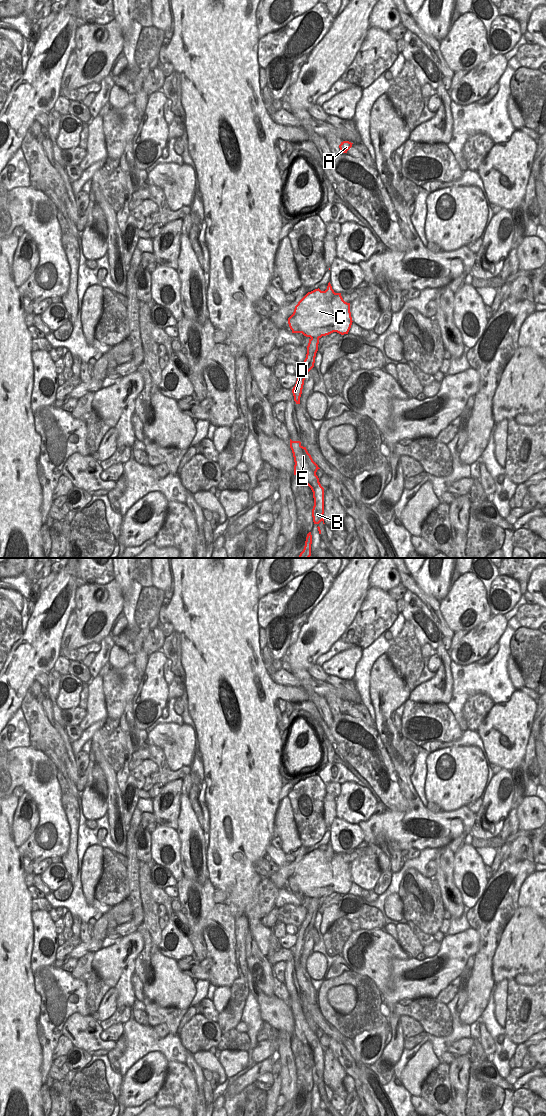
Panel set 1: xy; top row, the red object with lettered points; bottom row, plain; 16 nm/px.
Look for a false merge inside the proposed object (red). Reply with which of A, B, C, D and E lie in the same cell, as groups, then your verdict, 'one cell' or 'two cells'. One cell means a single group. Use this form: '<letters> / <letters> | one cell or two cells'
A B D E / C | two cells

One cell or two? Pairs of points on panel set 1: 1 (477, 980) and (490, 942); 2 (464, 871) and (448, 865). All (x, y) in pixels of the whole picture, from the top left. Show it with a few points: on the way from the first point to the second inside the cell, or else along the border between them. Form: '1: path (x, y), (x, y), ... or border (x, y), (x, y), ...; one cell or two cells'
1: path (482, 971), (483, 958), (486, 951); one cell
2: border (453, 854), (453, 882), (459, 890); two cells

